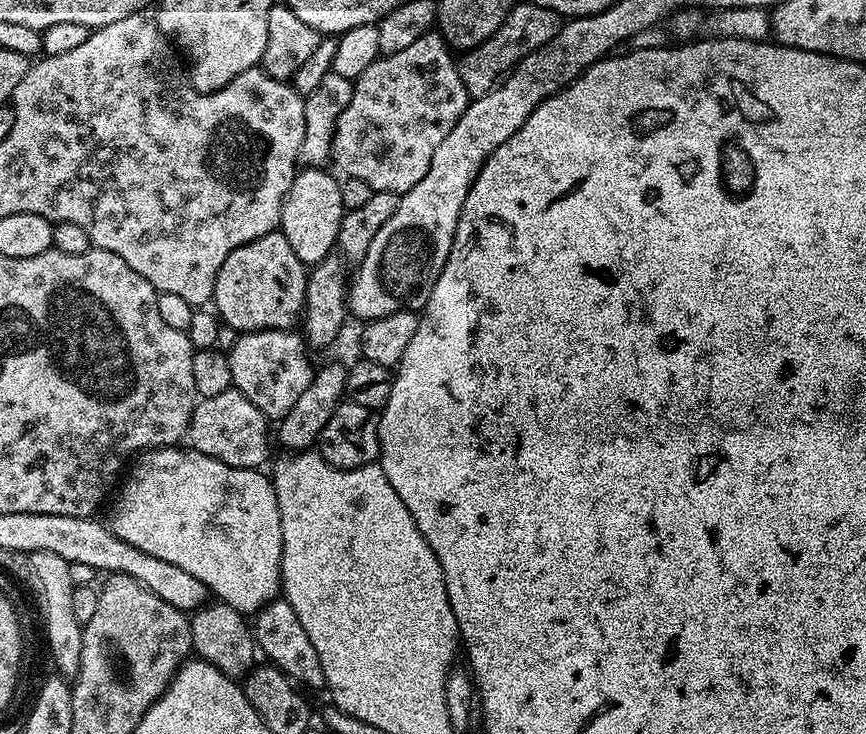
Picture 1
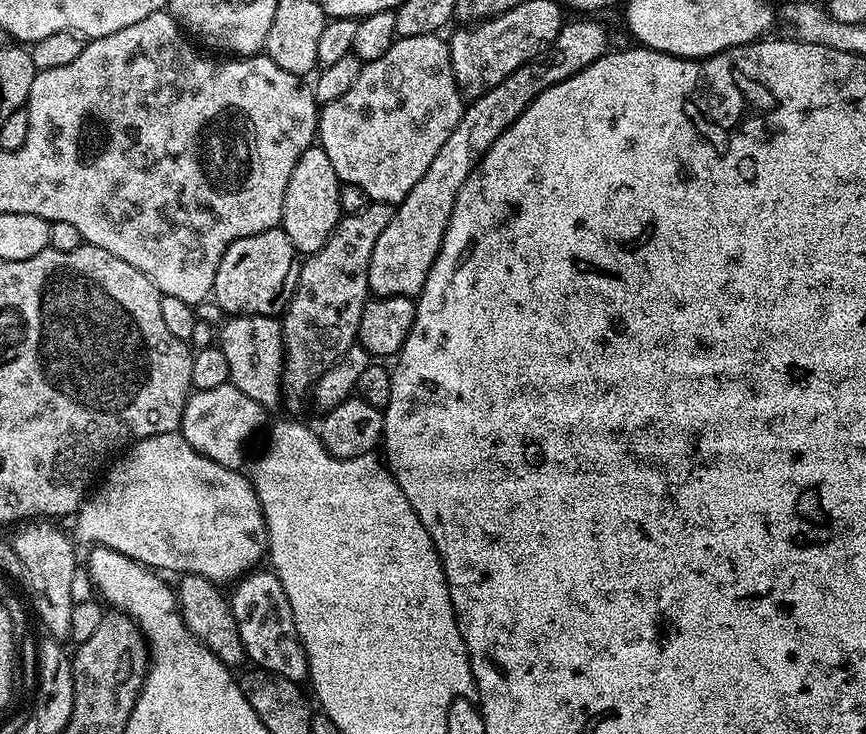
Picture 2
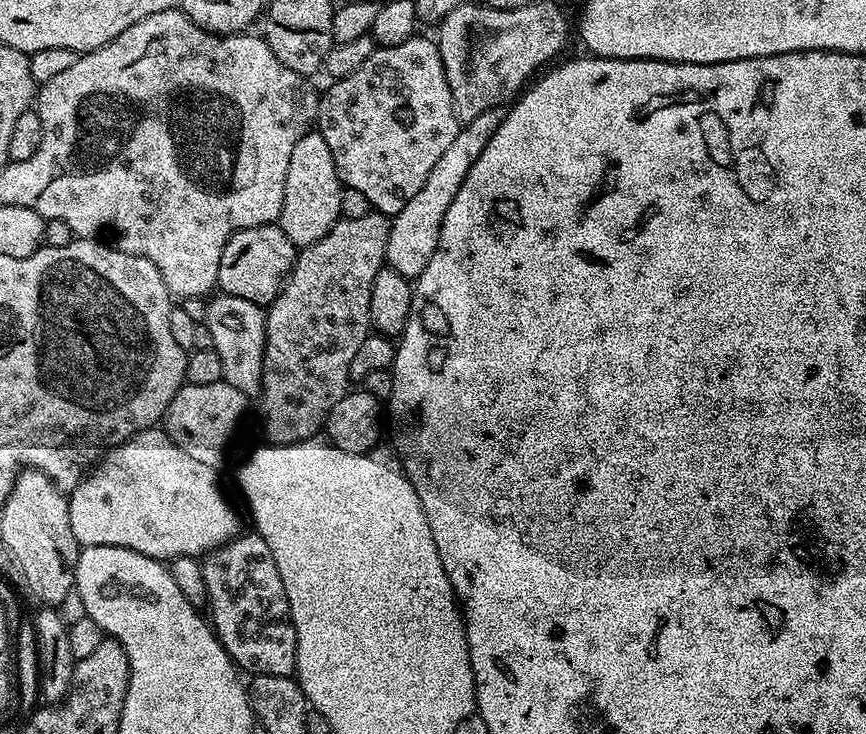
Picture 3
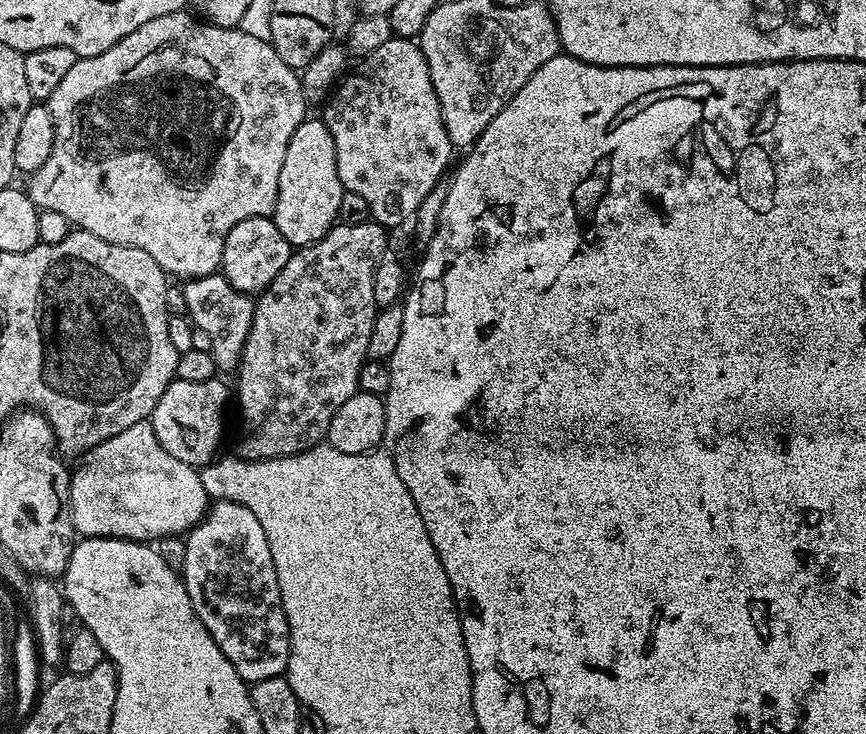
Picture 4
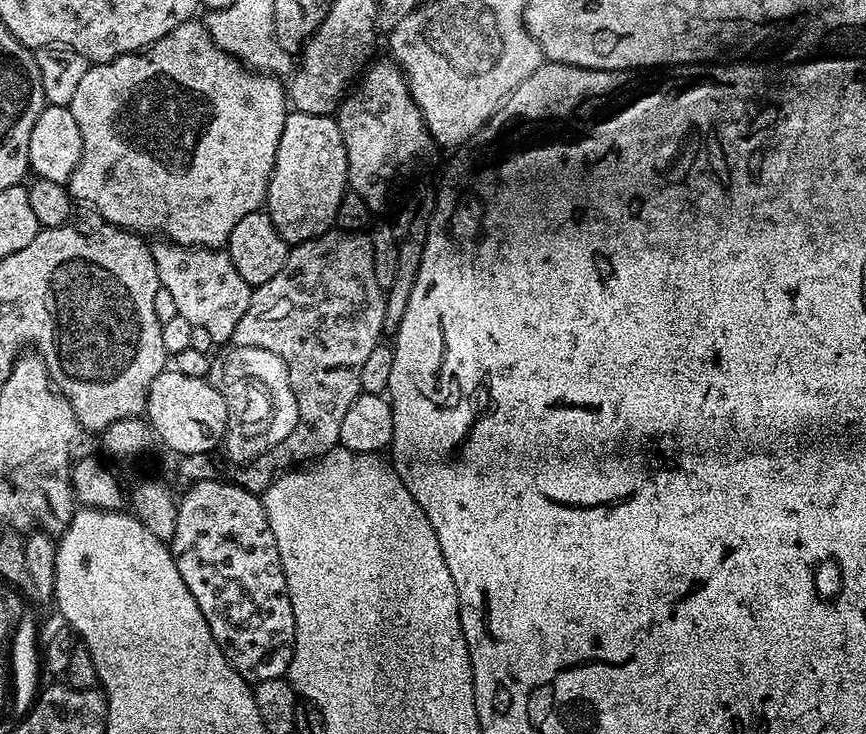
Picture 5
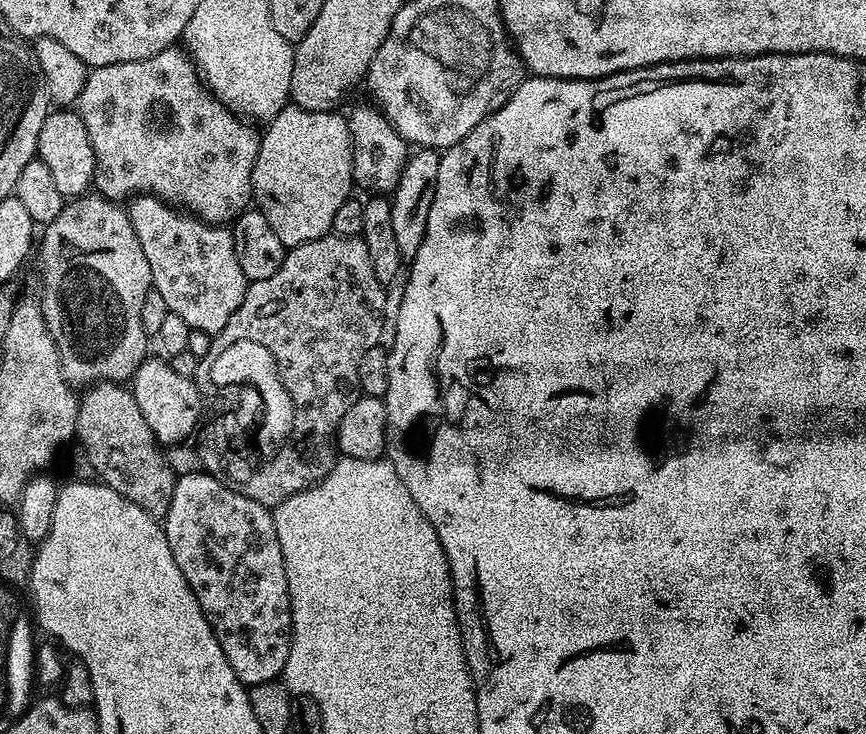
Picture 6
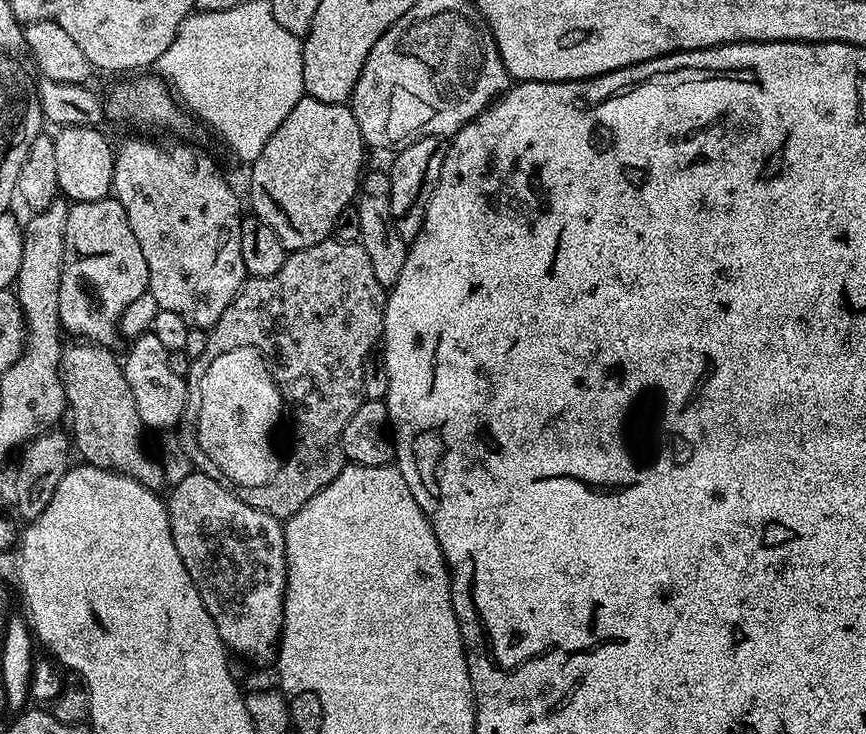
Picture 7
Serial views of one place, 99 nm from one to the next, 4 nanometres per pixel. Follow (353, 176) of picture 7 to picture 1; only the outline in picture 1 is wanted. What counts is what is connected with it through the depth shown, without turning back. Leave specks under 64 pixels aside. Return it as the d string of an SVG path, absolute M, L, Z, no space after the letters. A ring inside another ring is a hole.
M301 167L282 202L279 231L284 233L290 250L306 266L321 264L336 246L338 226L345 214L342 206L340 180L332 177L324 168Z

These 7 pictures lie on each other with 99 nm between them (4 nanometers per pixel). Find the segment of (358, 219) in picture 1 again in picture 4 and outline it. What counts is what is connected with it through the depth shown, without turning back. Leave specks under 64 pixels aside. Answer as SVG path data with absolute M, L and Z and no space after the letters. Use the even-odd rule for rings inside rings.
M373 219L362 222L358 226L337 222L332 225L330 231L317 244L307 244L305 248L296 248L291 258L286 262L286 266L282 266L282 270L278 270L278 278L274 278L274 282L270 282L270 286L264 292L259 293L252 309L250 334L246 338L246 346L242 350L238 375L235 377L235 379L237 378L236 388L234 384L234 400L235 403L236 400L240 403L239 419L242 424L250 424L250 426L260 428L260 432L255 432L254 438L249 432L243 433L240 444L241 450L239 449L243 459L271 460L274 456L293 456L299 452L315 448L327 437L330 422L334 418L338 406L342 406L342 402L346 402L346 398L350 398L358 391L360 386L358 374L368 360L370 334L374 330L374 322L378 311L374 302L374 270L377 262L380 261L381 254L389 247L387 235L389 236L389 233L384 225L376 223Z

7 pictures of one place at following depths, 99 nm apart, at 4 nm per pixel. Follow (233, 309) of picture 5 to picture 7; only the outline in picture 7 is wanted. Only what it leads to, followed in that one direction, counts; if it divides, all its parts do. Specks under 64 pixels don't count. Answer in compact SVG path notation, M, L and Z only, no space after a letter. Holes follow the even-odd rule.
M128 140L121 148L117 147L114 152L116 165L112 175L112 192L114 199L126 210L126 218L130 222L130 230L134 230L134 238L138 238L138 246L142 246L142 254L146 258L148 267L148 291L154 294L160 309L165 308L174 314L178 314L183 320L194 328L210 330L222 318L226 306L240 292L246 279L244 263L242 262L242 211L236 205L236 192L220 177L218 169L212 165L211 160L203 156L200 152L195 152L192 148L187 148L184 144L176 144L173 148L163 148L160 144L151 144L148 140Z

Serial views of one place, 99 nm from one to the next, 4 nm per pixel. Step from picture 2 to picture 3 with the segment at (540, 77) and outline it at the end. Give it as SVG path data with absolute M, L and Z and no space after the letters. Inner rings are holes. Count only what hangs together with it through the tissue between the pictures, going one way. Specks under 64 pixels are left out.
M491 108L461 127L454 142L450 142L449 148L442 153L442 158L438 158L434 170L430 170L430 178L426 178L422 190L418 190L418 194L414 194L414 198L410 198L406 206L402 206L400 213L391 217L392 229L384 255L387 267L409 278L420 276L422 270L426 270L432 252L438 246L440 227L446 218L446 210L450 210L450 202L454 202L454 194L458 194L470 166L478 158L478 154L486 150L486 142L490 142L494 130L498 130L504 117L505 113L500 108ZM400 260L416 260L416 265L403 264Z

